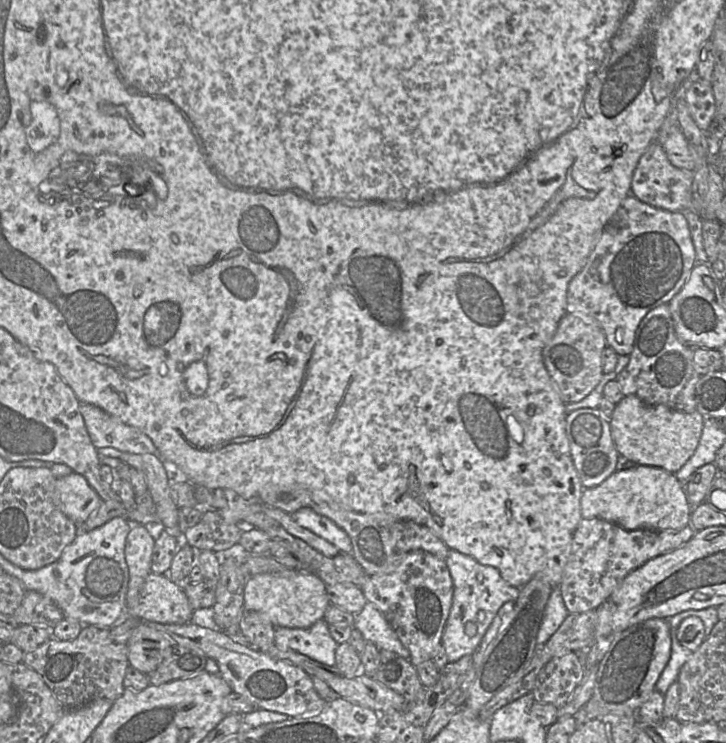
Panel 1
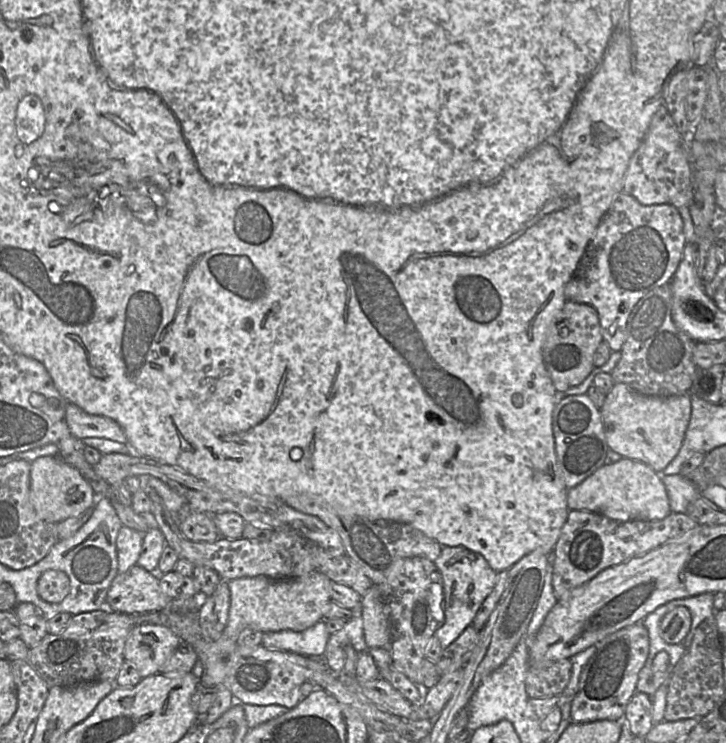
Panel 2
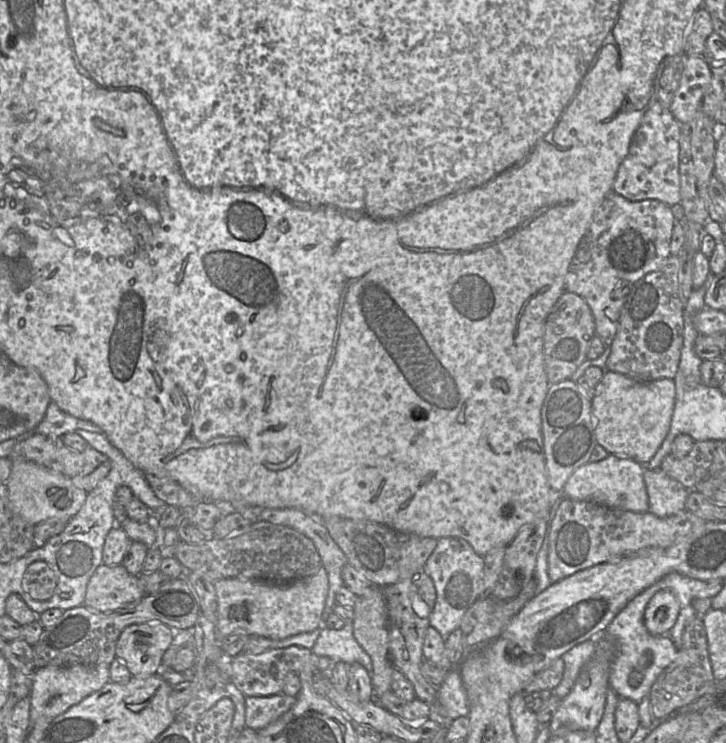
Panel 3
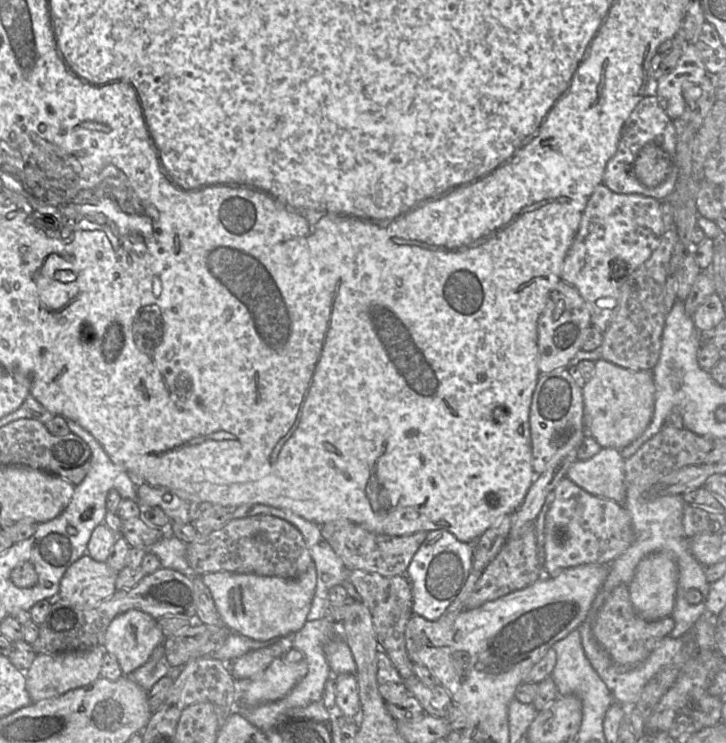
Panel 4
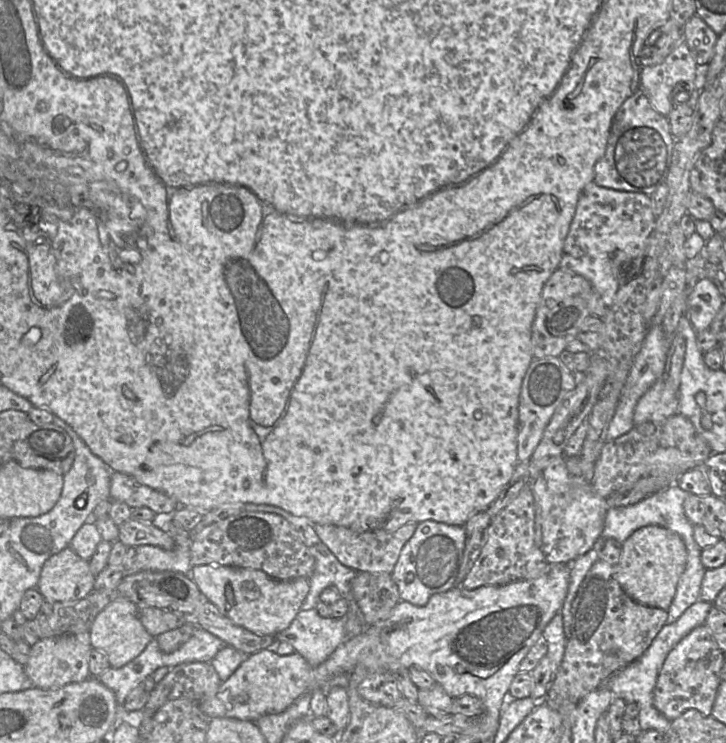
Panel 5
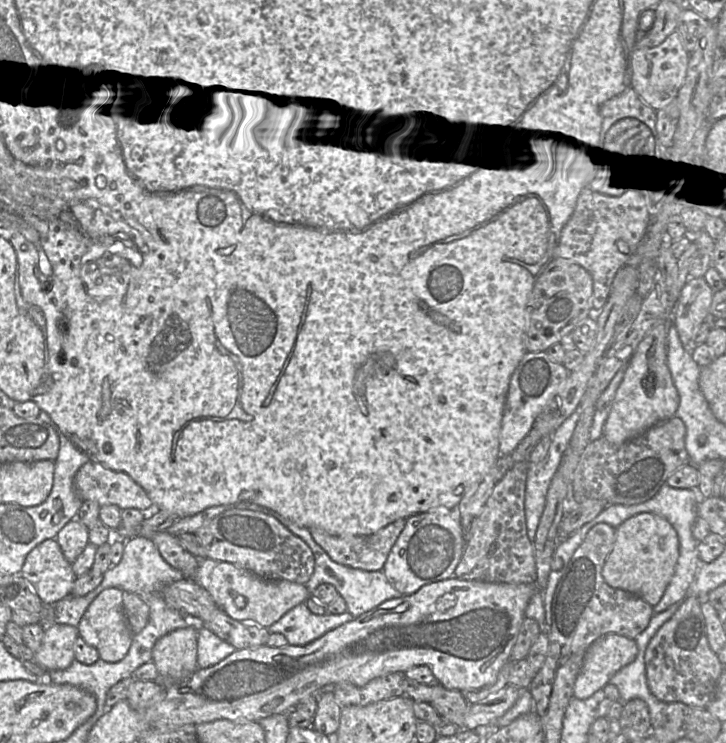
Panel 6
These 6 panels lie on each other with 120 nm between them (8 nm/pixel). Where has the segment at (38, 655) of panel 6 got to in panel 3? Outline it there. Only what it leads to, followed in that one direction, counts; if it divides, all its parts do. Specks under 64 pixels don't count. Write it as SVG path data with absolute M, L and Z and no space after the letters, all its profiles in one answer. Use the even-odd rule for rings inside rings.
M105 663L93 666L41 667L33 671L32 677L29 696L31 725L39 718L53 718L64 713L110 682L109 665Z

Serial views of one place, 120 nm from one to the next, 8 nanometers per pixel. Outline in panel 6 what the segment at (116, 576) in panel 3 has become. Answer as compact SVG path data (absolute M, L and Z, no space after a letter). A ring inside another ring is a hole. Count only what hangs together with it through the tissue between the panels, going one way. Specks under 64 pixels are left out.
M47 539L35 546L26 556L20 574L31 584L41 601L56 603L68 597L77 576L55 539Z

